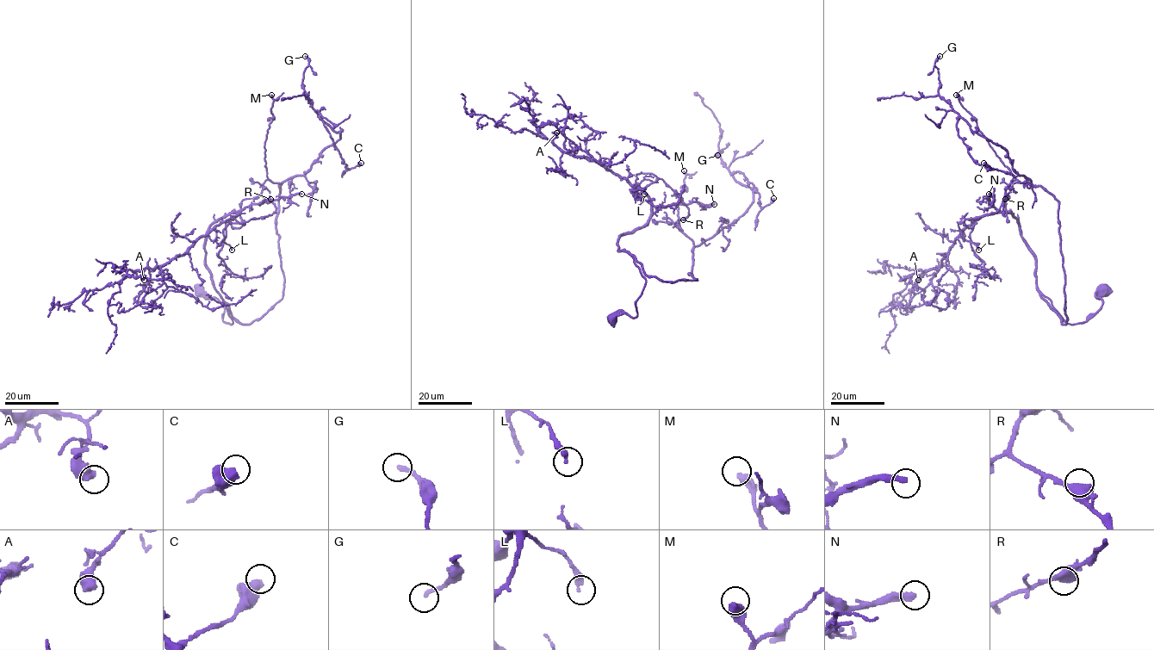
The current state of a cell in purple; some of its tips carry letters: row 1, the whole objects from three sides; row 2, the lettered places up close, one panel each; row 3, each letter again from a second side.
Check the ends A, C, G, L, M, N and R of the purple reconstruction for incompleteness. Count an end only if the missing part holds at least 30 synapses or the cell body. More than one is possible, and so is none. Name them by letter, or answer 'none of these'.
N

